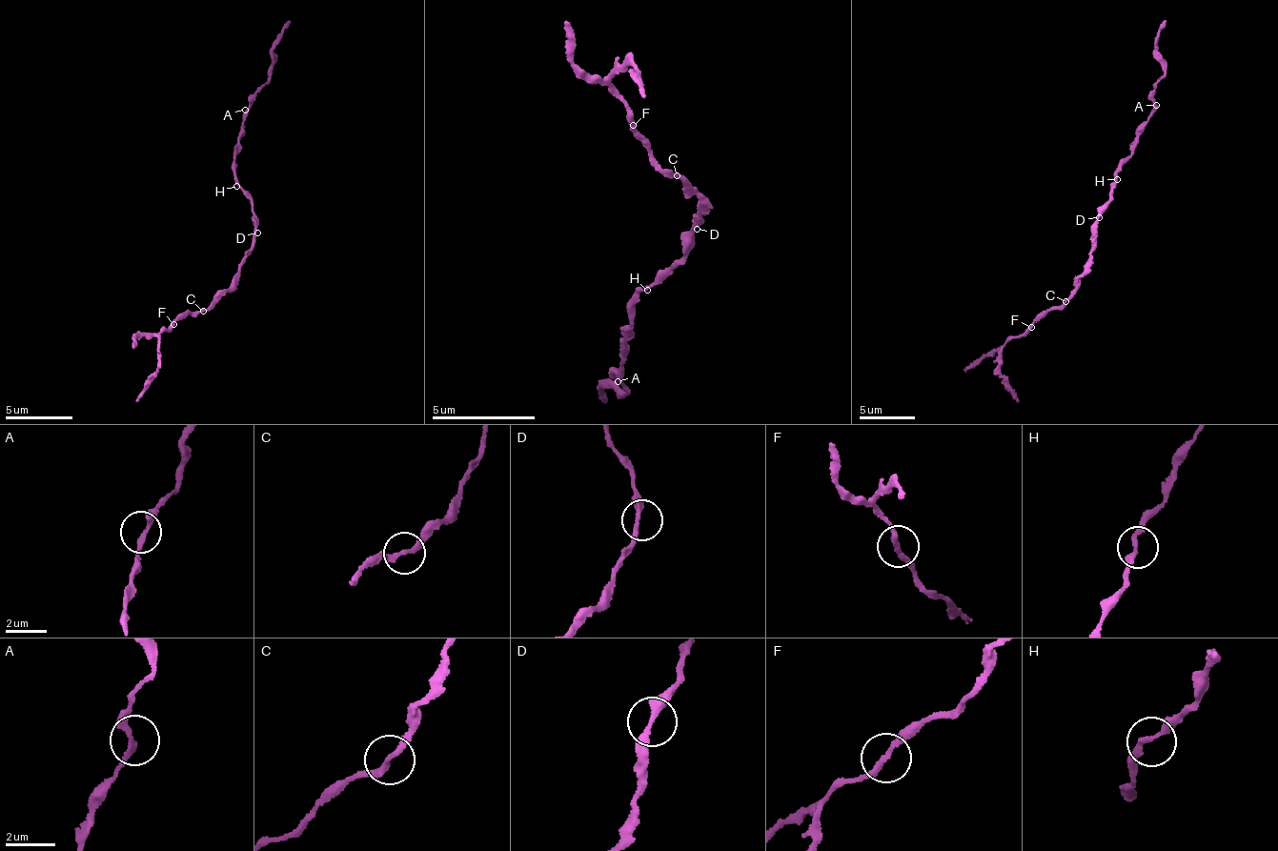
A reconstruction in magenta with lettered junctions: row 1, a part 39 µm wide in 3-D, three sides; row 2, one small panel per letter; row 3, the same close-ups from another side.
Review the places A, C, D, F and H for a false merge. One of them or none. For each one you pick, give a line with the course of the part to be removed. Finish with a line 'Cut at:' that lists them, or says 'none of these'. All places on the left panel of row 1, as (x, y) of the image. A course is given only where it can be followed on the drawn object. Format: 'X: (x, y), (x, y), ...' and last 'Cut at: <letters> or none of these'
Cut at: none of these

